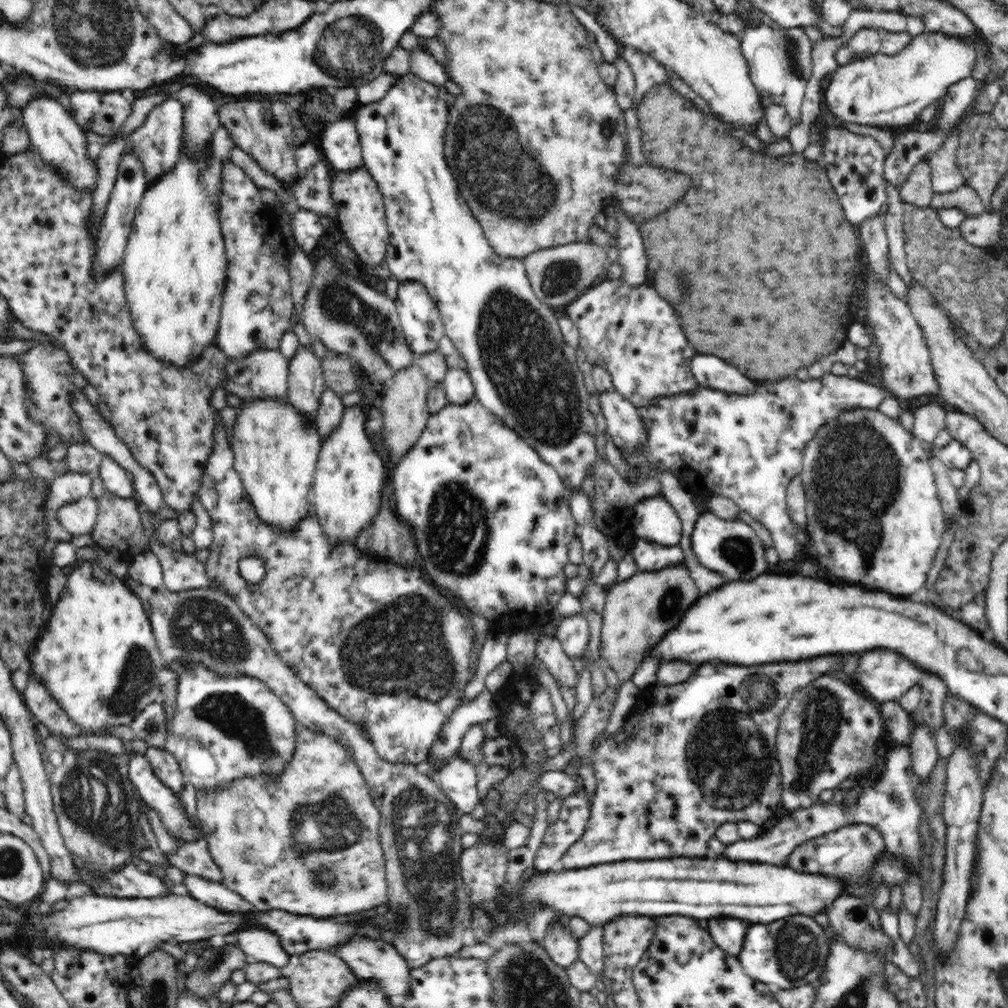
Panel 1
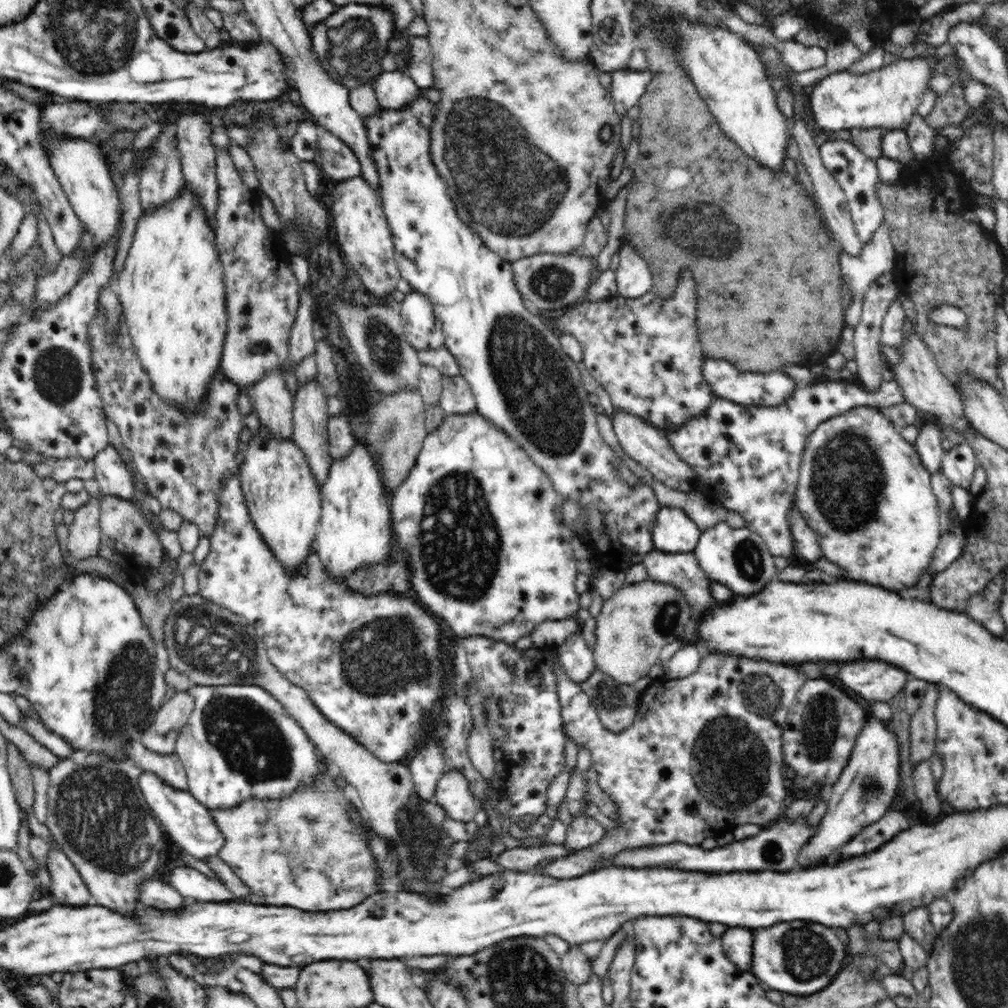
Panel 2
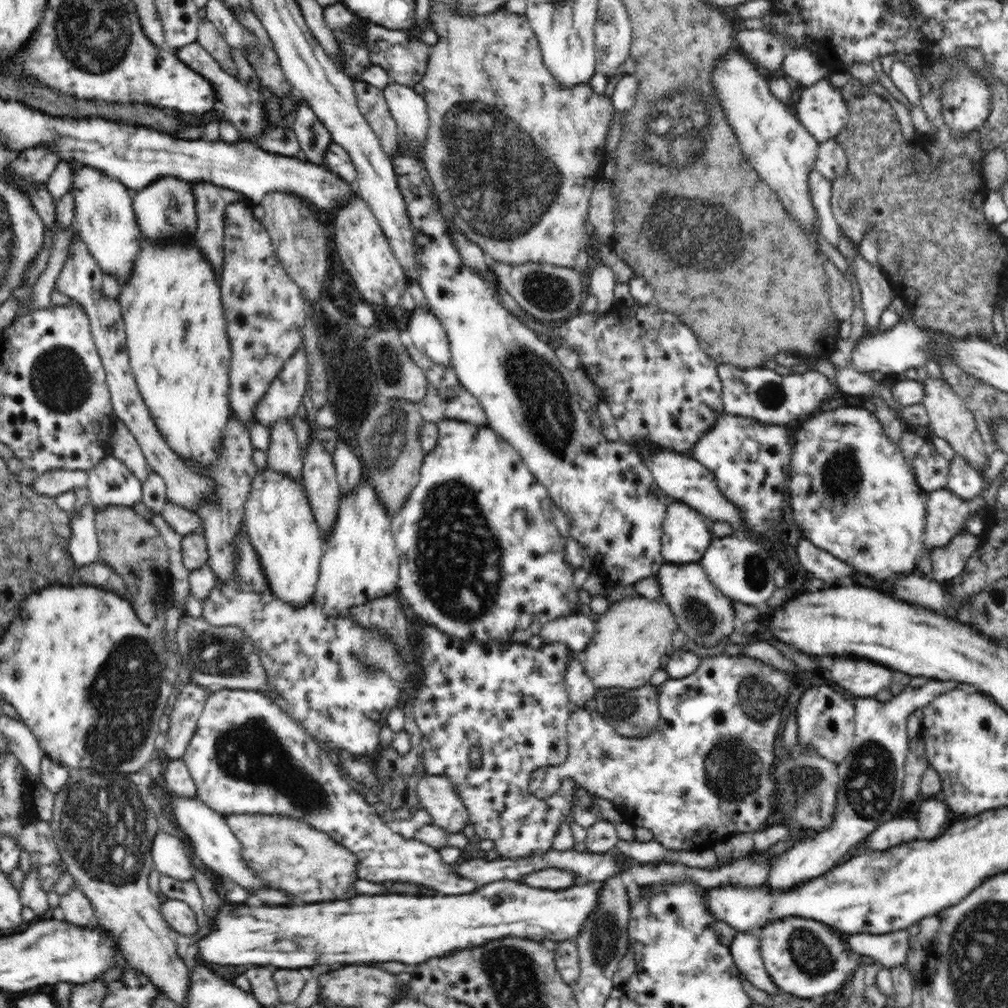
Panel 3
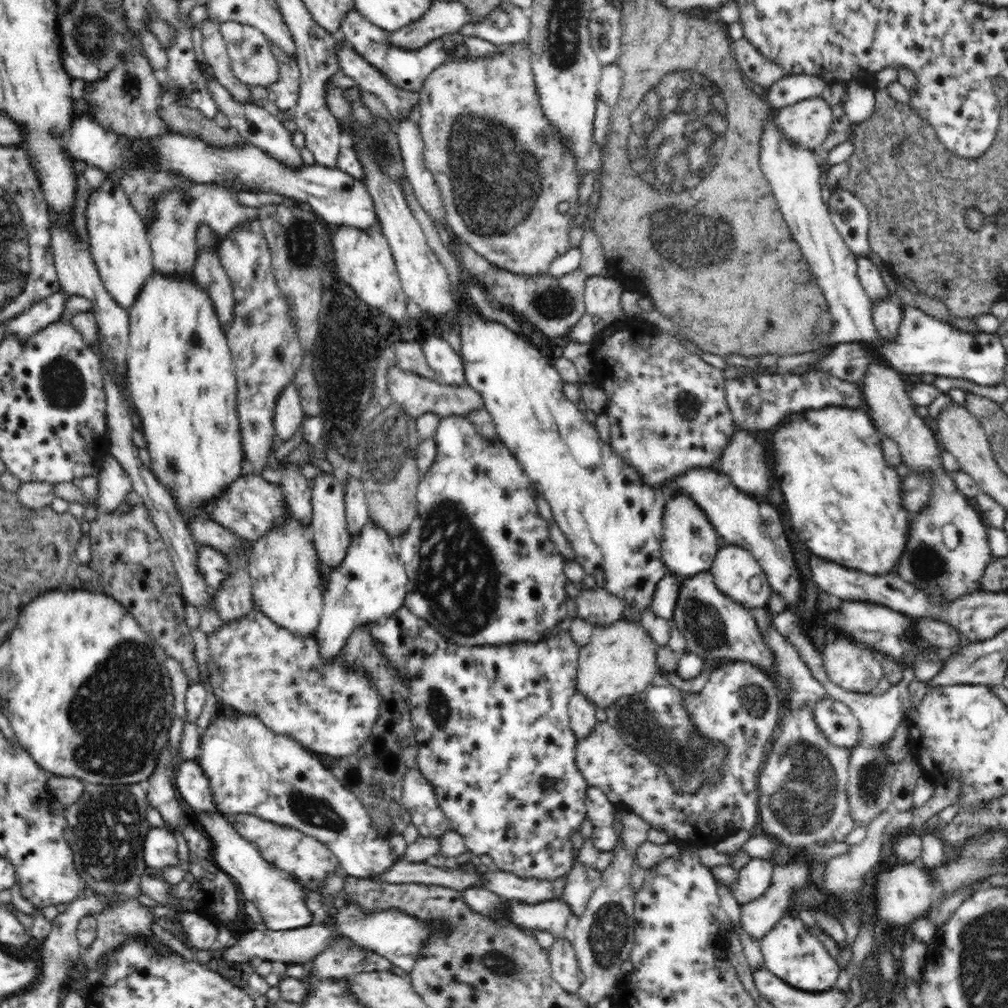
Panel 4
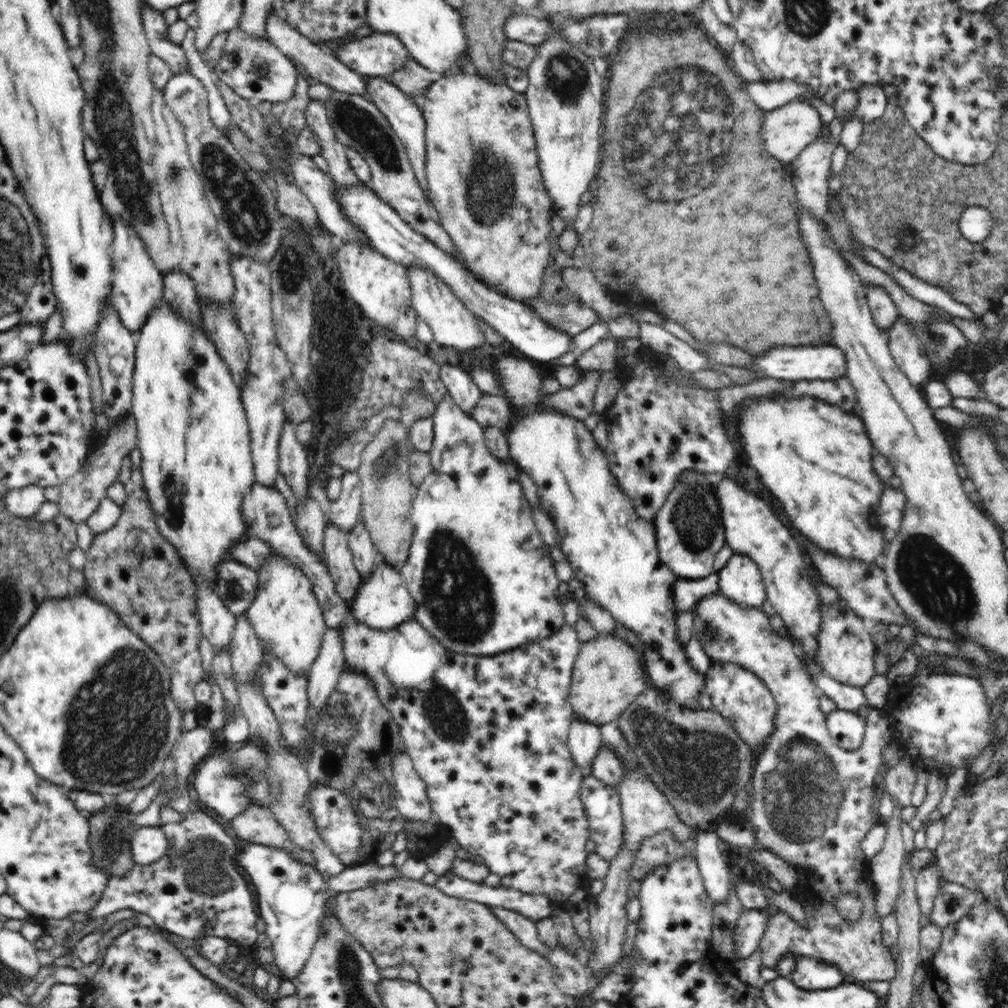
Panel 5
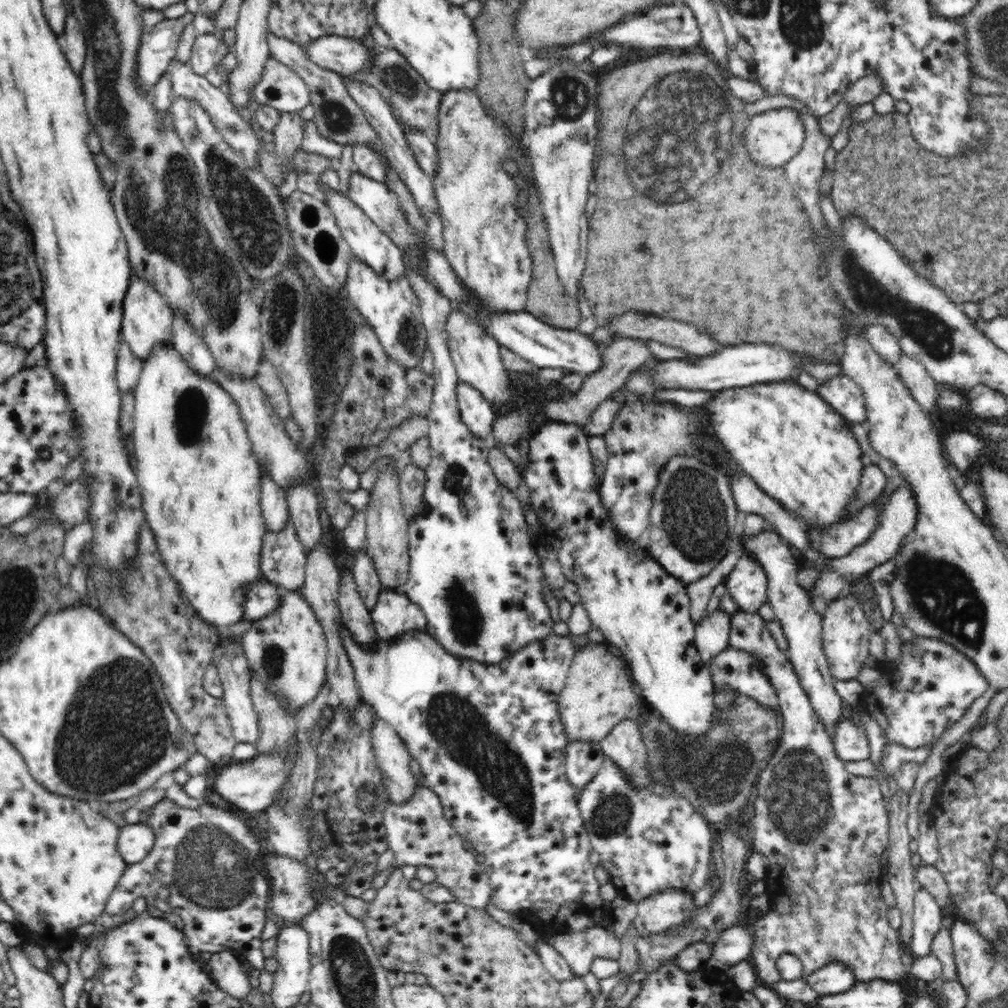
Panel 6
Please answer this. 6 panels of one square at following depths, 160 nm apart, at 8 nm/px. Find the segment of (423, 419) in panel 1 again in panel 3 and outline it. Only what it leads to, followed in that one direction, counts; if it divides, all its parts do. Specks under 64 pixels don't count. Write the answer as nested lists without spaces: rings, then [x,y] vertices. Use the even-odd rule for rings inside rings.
[[[402,399],[378,403],[361,422],[356,436],[363,478],[370,483],[379,501],[392,516],[405,506],[404,502],[419,482],[425,456],[420,442],[420,431],[425,422],[419,408],[419,403]]]

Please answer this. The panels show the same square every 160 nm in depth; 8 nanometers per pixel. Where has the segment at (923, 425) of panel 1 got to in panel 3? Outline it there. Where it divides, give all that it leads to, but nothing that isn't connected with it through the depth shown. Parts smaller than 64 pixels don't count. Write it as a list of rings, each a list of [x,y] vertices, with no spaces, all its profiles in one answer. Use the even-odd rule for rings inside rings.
[[[926,441],[910,460],[910,465],[919,489],[926,494],[947,486],[949,462],[938,453],[933,443]]]

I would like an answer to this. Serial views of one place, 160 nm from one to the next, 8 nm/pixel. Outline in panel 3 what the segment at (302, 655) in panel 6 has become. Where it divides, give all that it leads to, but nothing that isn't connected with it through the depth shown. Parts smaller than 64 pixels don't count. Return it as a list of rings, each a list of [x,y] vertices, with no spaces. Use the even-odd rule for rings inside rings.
[[[267,466],[263,471],[256,472],[256,476],[252,480],[252,486],[250,486],[250,494],[248,494],[248,498],[244,503],[246,533],[255,553],[258,555],[261,569],[266,575],[271,593],[284,604],[296,608],[306,606],[312,598],[315,598],[315,586],[318,582],[320,558],[324,554],[325,542],[318,523],[312,515],[312,508],[305,491],[303,479],[294,480],[285,474],[274,472]]]

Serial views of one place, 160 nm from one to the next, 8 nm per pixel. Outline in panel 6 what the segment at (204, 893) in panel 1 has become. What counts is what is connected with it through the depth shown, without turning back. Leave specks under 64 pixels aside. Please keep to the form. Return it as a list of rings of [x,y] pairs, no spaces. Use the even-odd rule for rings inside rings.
[[[127,824],[119,829],[118,851],[127,864],[137,863],[148,856],[154,842],[156,837],[146,824]]]

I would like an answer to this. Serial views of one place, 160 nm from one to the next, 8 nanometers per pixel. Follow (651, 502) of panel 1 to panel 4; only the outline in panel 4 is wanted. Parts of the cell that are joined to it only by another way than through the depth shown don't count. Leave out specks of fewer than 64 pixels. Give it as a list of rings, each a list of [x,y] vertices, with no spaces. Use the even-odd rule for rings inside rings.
[[[676,492],[665,505],[662,526],[662,560],[669,573],[684,578],[710,571],[710,566],[719,550],[719,534],[692,497]]]

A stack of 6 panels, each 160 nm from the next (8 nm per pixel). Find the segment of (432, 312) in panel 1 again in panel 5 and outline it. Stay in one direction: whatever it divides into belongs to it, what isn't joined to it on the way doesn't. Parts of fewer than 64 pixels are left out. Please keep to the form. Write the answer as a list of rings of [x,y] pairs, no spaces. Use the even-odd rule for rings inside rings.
[[[448,362],[439,366],[441,366],[440,377],[446,385],[448,396],[454,399],[464,413],[472,414],[482,392],[472,381],[471,374],[462,365],[453,366]]]

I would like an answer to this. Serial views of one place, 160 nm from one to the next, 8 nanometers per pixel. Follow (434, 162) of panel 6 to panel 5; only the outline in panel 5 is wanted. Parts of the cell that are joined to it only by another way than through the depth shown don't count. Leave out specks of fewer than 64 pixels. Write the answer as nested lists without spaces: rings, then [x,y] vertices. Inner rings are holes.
[[[366,76],[366,94],[369,100],[386,115],[388,122],[396,131],[397,137],[402,141],[406,149],[409,161],[414,169],[416,178],[420,186],[426,192],[427,190],[427,174],[426,174],[426,141],[425,130],[426,121],[420,108],[414,102],[412,96],[404,94],[400,88],[388,82],[386,77],[382,76]]]

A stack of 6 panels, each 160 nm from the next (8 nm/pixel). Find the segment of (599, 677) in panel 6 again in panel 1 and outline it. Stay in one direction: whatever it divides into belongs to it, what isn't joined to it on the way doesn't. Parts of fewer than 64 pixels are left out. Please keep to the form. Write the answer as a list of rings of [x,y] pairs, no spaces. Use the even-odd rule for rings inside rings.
[[[668,566],[654,572],[637,571],[636,574],[615,582],[610,586],[606,602],[601,612],[601,649],[599,654],[616,672],[620,682],[630,680],[638,665],[648,656],[648,652],[678,626],[686,610],[700,598],[698,587],[690,577],[686,566]]]

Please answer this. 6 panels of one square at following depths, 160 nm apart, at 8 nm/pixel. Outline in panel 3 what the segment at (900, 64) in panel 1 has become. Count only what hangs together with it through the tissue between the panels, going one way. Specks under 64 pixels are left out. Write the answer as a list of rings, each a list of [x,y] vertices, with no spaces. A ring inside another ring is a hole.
[[[825,78],[818,80],[802,89],[794,106],[796,118],[819,143],[835,139],[851,116],[839,90]]]

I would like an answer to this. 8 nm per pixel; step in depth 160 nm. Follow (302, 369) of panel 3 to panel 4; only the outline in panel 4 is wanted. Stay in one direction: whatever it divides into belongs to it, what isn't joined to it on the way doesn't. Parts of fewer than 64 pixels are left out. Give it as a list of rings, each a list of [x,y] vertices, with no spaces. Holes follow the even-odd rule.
[[[290,380],[290,384],[282,390],[274,406],[274,428],[279,442],[290,440],[304,422],[305,412],[302,410],[298,387]]]

